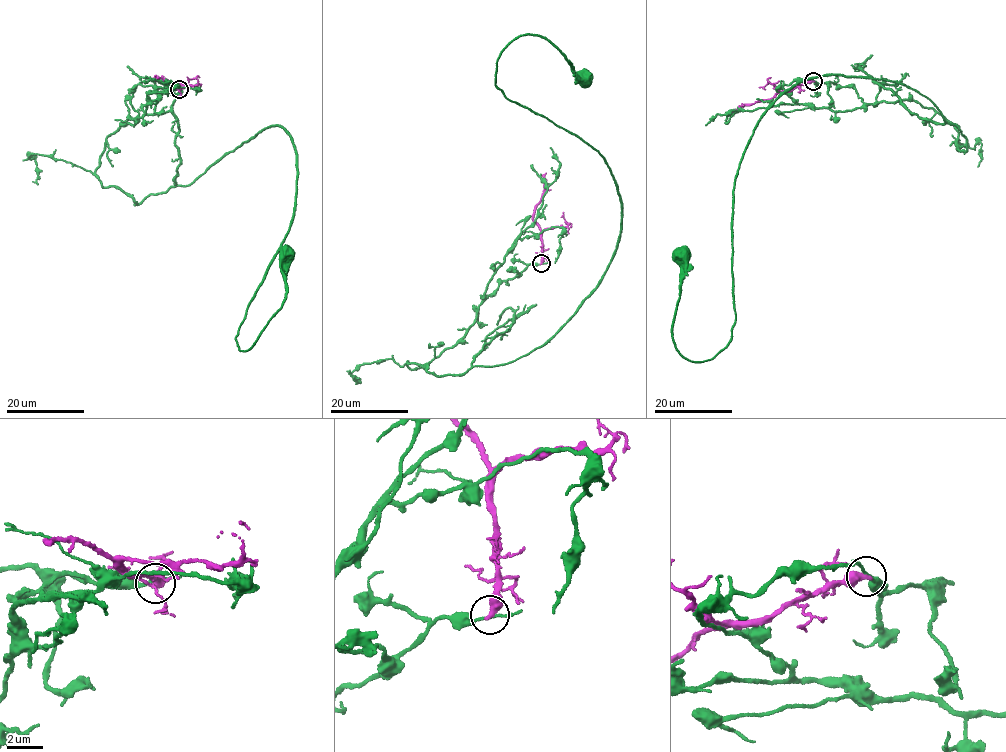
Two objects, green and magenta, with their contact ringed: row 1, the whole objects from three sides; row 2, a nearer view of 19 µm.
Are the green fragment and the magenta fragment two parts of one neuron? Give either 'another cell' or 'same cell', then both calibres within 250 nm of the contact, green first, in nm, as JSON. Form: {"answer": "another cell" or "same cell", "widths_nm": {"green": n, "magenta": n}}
{"answer": "another cell", "widths_nm": {"green": 140, "magenta": 460}}

